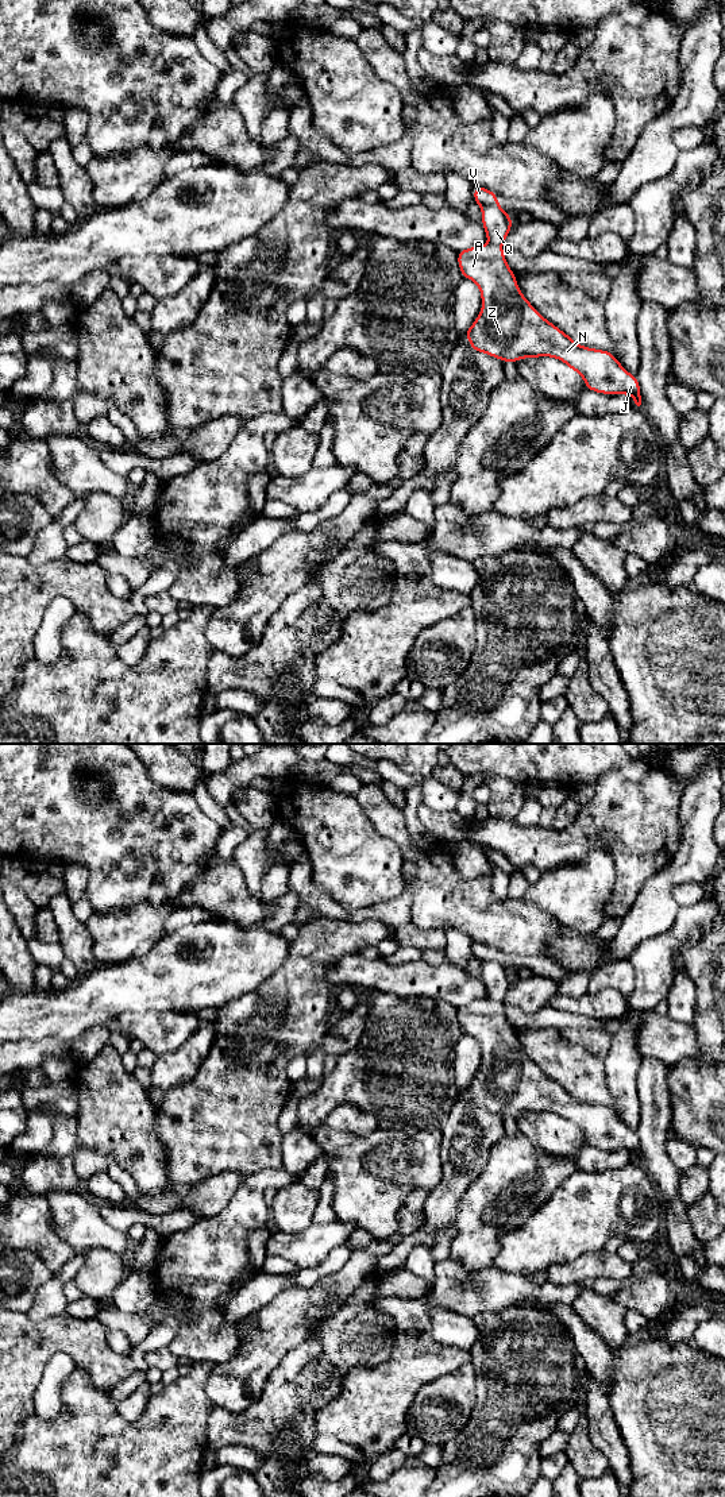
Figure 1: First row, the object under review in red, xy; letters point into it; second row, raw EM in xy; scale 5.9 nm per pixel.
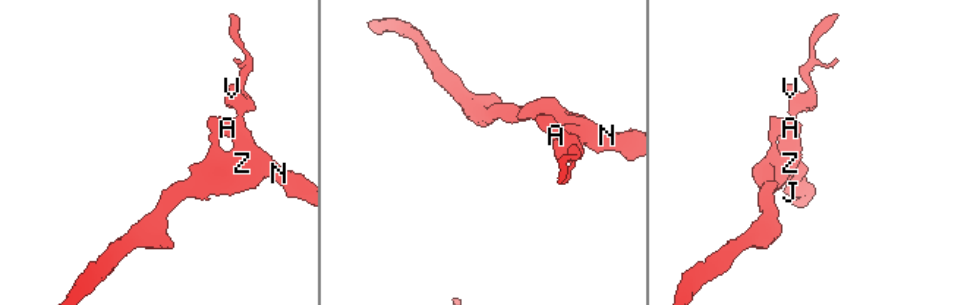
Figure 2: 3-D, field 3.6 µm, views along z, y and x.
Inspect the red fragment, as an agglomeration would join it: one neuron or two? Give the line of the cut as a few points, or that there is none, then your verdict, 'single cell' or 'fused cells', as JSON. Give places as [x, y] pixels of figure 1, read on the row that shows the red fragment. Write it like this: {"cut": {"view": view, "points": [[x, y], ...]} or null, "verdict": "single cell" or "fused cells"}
{"cut": null, "verdict": "single cell"}

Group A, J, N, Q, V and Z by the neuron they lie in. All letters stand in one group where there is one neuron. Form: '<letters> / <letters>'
A J N Q V Z

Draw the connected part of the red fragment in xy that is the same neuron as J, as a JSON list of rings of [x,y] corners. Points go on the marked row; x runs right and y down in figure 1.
[[[474,186],[473,194],[482,209],[482,227],[490,246],[475,244],[456,251],[463,278],[478,285],[482,298],[482,310],[463,333],[471,350],[514,363],[522,358],[556,358],[581,374],[586,390],[628,394],[640,406],[639,379],[622,367],[613,352],[575,343],[524,297],[501,247],[513,219],[498,205],[494,192]]]

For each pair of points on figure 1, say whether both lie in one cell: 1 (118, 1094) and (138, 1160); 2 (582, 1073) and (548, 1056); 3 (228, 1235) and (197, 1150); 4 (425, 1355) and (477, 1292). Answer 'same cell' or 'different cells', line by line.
1: same cell
2: same cell
3: different cells
4: same cell

